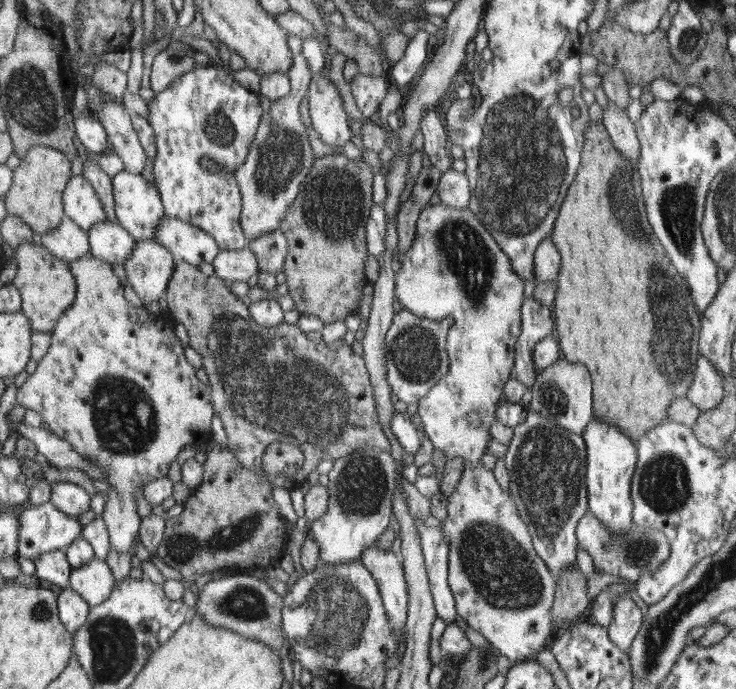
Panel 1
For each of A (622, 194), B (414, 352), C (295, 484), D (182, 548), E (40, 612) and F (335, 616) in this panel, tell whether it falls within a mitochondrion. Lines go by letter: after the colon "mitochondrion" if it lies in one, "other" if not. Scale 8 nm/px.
A: mitochondrion
B: mitochondrion
C: other
D: mitochondrion
E: mitochondrion
F: mitochondrion

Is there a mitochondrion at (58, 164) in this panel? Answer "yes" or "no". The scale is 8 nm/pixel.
no

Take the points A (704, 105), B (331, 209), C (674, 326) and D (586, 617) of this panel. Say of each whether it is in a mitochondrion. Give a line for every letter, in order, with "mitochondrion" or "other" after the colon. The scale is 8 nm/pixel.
A: other
B: mitochondrion
C: mitochondrion
D: other

